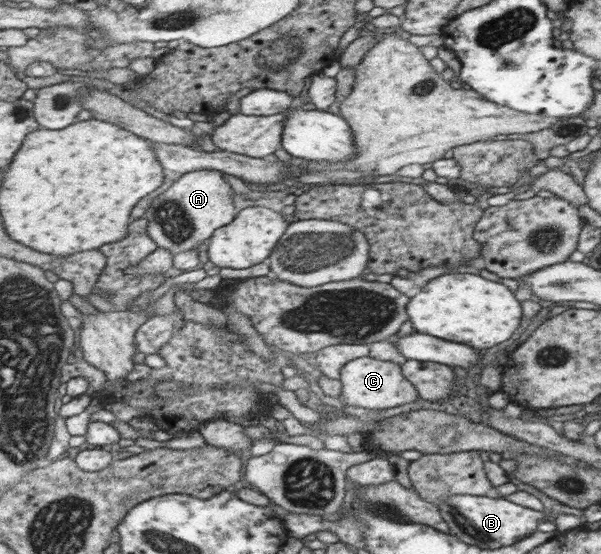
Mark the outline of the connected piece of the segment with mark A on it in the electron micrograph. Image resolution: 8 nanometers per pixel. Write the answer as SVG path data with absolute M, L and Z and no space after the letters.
M203 169L180 175L173 181L173 186L165 188L153 199L151 208L144 214L149 220L148 234L160 248L174 255L197 250L207 240L211 241L217 230L238 217L237 197L223 171Z

